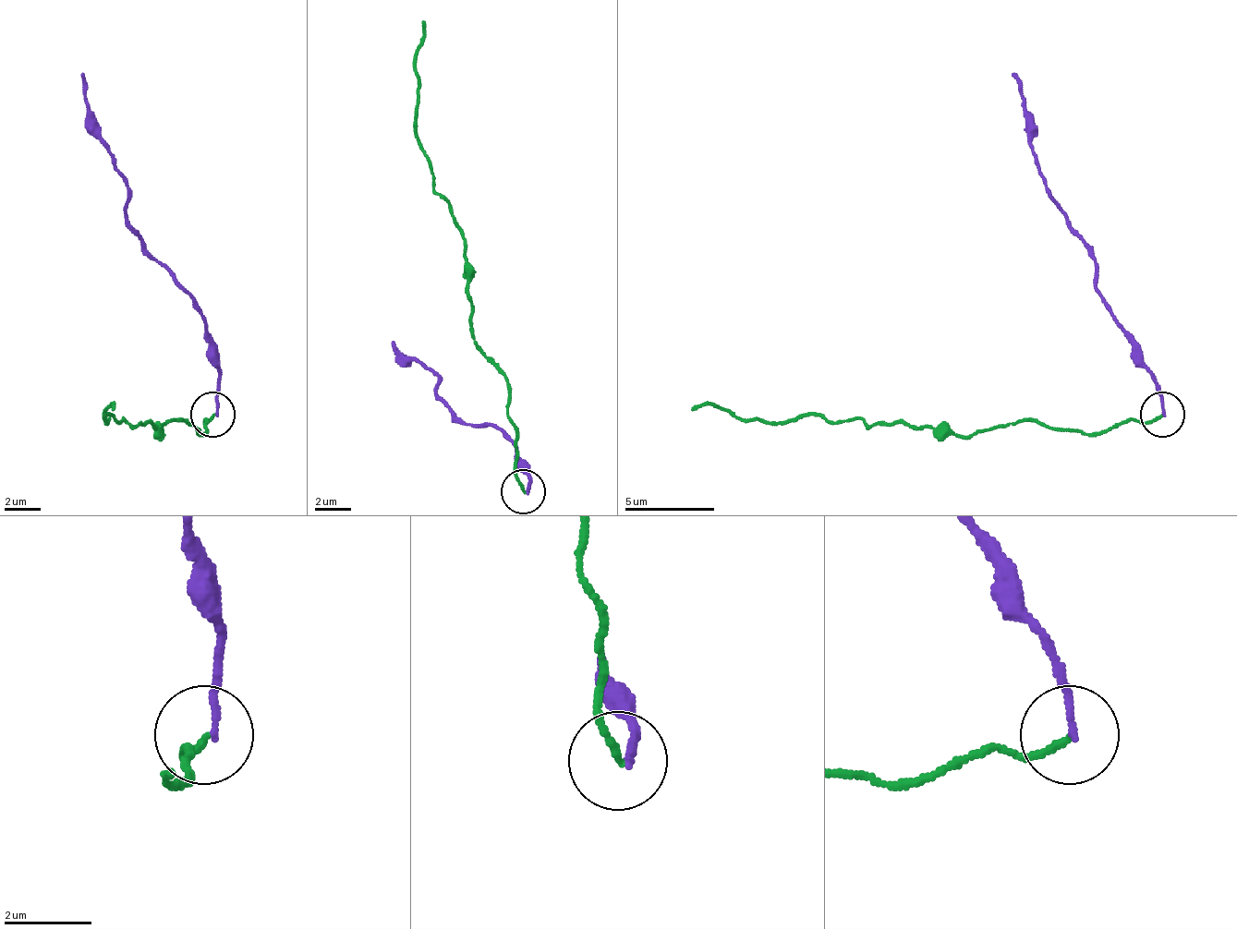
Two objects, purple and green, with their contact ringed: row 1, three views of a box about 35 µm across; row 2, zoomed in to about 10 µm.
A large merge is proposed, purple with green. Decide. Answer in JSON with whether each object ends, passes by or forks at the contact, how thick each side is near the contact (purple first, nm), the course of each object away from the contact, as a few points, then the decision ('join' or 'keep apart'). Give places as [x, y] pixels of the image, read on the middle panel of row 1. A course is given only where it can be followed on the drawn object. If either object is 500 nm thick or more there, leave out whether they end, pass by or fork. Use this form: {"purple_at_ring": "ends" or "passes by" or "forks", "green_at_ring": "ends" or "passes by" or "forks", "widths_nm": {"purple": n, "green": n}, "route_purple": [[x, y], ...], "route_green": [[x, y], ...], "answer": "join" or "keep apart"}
{"purple_at_ring": "ends", "green_at_ring": "ends", "widths_nm": {"purple": 150, "green": 140}, "route_purple": [[524, 490], [528, 490], [528, 468], [492, 423], [461, 423], [439, 401], [439, 379], [398, 351], [394, 343]], "route_green": [[524, 490], [515, 472], [506, 374], [479, 347], [461, 226], [434, 190], [417, 136], [417, 65], [425, 19]], "answer": "keep apart"}

